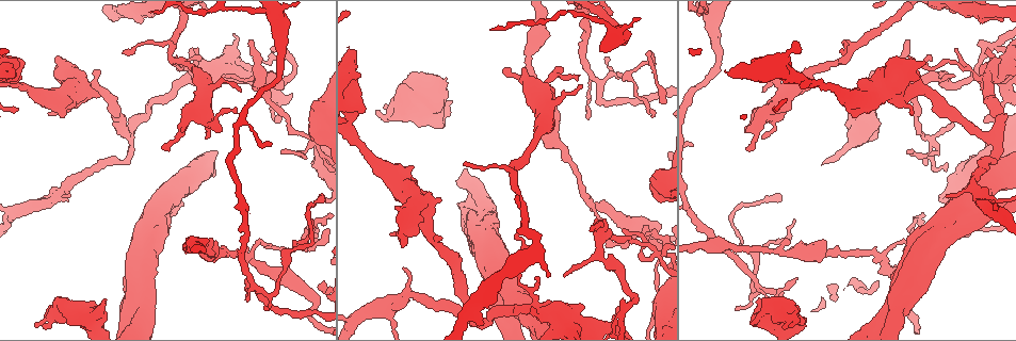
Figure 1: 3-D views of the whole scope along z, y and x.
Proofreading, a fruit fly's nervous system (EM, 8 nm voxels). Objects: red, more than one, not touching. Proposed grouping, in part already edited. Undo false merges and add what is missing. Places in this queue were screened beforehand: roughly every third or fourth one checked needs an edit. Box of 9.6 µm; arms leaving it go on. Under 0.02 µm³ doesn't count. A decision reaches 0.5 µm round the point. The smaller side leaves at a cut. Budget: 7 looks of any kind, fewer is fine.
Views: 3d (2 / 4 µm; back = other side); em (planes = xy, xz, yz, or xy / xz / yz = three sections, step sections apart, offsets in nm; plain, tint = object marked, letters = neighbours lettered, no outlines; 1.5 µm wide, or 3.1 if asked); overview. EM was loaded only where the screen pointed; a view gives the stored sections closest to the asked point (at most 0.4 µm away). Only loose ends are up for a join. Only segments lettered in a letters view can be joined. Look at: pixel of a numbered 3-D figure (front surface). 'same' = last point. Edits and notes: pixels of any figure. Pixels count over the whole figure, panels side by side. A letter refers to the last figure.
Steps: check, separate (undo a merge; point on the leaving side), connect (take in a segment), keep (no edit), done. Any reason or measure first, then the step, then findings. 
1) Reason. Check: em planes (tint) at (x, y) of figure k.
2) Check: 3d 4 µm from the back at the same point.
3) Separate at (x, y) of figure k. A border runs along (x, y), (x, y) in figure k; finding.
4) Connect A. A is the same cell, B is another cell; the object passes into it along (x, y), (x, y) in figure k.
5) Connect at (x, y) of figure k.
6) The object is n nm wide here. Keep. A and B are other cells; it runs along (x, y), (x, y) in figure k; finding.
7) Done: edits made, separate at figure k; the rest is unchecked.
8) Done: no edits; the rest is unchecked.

Thin end. Check: em xy step 8 (letters) at (48, 113) of figure 1.

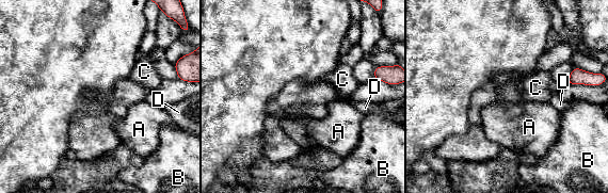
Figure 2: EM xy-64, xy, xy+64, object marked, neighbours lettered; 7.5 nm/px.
Cut it another way. Check: em planes (letters) at the same point.

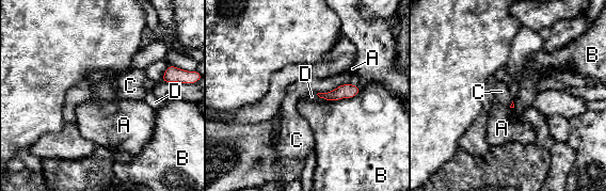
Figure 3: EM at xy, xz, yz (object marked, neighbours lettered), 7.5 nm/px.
Keep. A, B, C and D are other cells; a border runs along (361, 89), (351, 97), (330, 101) in figure 3; no lettered segment goes on from it.

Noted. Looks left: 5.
An open end. Check: em planes (letters) at (360, 109) of figure 1.

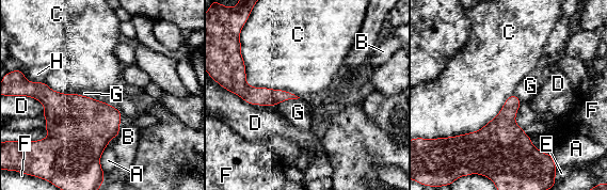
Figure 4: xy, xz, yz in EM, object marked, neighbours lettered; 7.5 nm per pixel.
The object is 460 nm wide here; the longest contact is with C, 480 nm. Keep. A, B, C, D, E, F, G and H are other cells; no lettered segment goes on from it.

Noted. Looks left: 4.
Free end. Check: em planes (letters) at (790, 324) of figure 1.

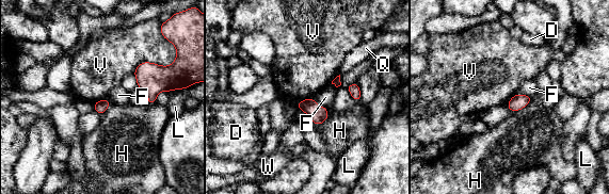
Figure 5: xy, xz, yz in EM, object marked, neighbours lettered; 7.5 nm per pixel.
Keep. D, F, H, L, Q, V and W are other cells; a border runs along (167, 65), (141, 62), (132, 71) in figure 5; none of them fits.

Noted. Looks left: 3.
Done: no edits; the rest is unchecked.

